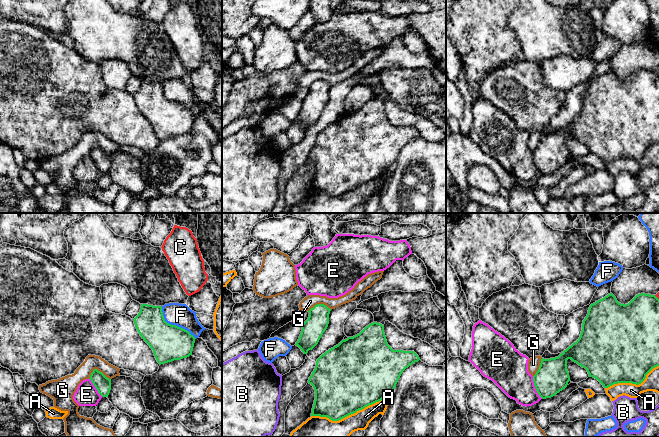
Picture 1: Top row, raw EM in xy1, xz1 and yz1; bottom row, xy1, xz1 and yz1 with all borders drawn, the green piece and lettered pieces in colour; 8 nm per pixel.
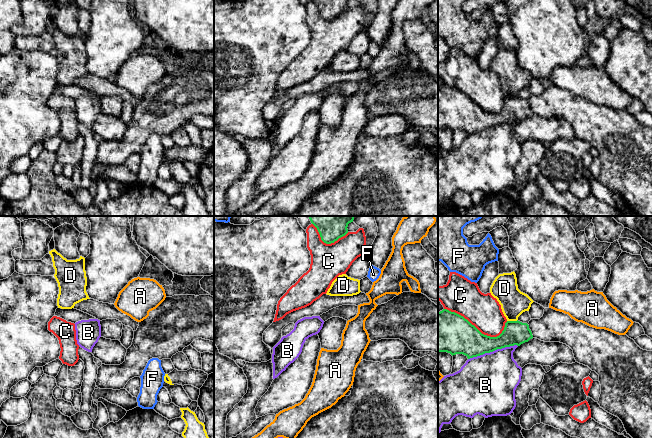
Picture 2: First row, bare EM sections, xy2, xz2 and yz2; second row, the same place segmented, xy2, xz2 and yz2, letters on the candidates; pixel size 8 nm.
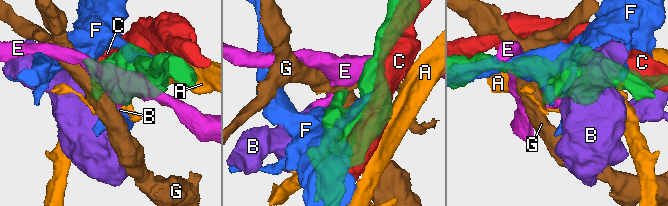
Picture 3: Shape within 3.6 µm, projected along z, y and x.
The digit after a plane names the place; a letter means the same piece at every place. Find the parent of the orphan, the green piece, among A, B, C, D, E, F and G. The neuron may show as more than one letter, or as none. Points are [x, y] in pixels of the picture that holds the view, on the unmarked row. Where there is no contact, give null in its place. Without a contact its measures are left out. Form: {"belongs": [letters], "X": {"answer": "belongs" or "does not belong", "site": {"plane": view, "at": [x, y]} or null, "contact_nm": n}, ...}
{"belongs": [], "A": {"answer": "does not belong", "site": {"plane": "xz1", "at": [347, 191]}, "contact_nm": 600}, "B": {"answer": "does not belong", "site": {"plane": "yz2", "at": [492, 127]}, "contact_nm": 420}, "C": {"answer": "does not belong", "site": {"plane": "yz2", "at": [477, 105]}, "contact_nm": 500}, "D": {"answer": "does not belong", "site": {"plane": "yz2", "at": [512, 97]}, "contact_nm": 90}, "E": {"answer": "does not belong", "site": {"plane": "yz1", "at": [535, 163]}, "contact_nm": 200}, "F": {"answer": "does not belong", "site": {"plane": "xy1", "at": [174, 101]}, "contact_nm": 380}, "G": {"answer": "does not belong", "site": {"plane": "xy1", "at": [97, 146]}, "contact_nm": 180}}

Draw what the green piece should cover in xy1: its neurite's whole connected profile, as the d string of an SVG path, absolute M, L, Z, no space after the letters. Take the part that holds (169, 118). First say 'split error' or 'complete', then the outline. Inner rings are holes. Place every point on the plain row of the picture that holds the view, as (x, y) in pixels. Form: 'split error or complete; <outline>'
complete; M141 80L140 88L133 97L138 109L153 126L154 132L160 141L192 131L196 114L189 107L167 99L161 82Z

